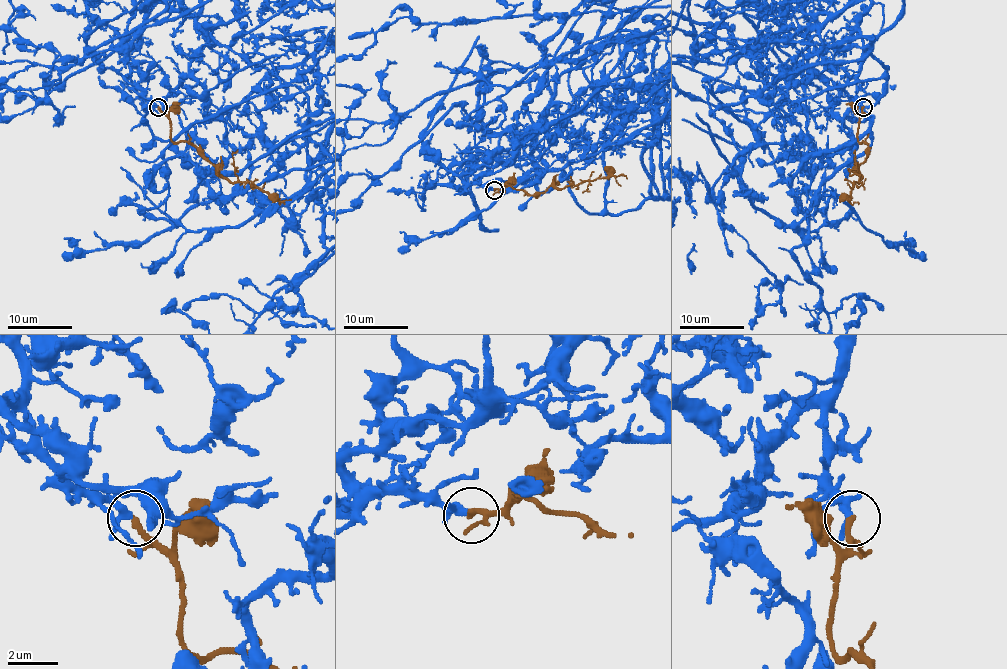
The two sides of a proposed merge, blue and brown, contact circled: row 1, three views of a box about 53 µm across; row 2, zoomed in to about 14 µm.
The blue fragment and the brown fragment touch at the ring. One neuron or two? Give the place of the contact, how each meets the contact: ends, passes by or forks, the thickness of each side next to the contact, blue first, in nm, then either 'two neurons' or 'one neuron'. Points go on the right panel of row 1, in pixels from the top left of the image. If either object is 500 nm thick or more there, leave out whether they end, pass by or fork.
(863, 107) | blue forks | brown ends | 200/240 nm | two neurons

